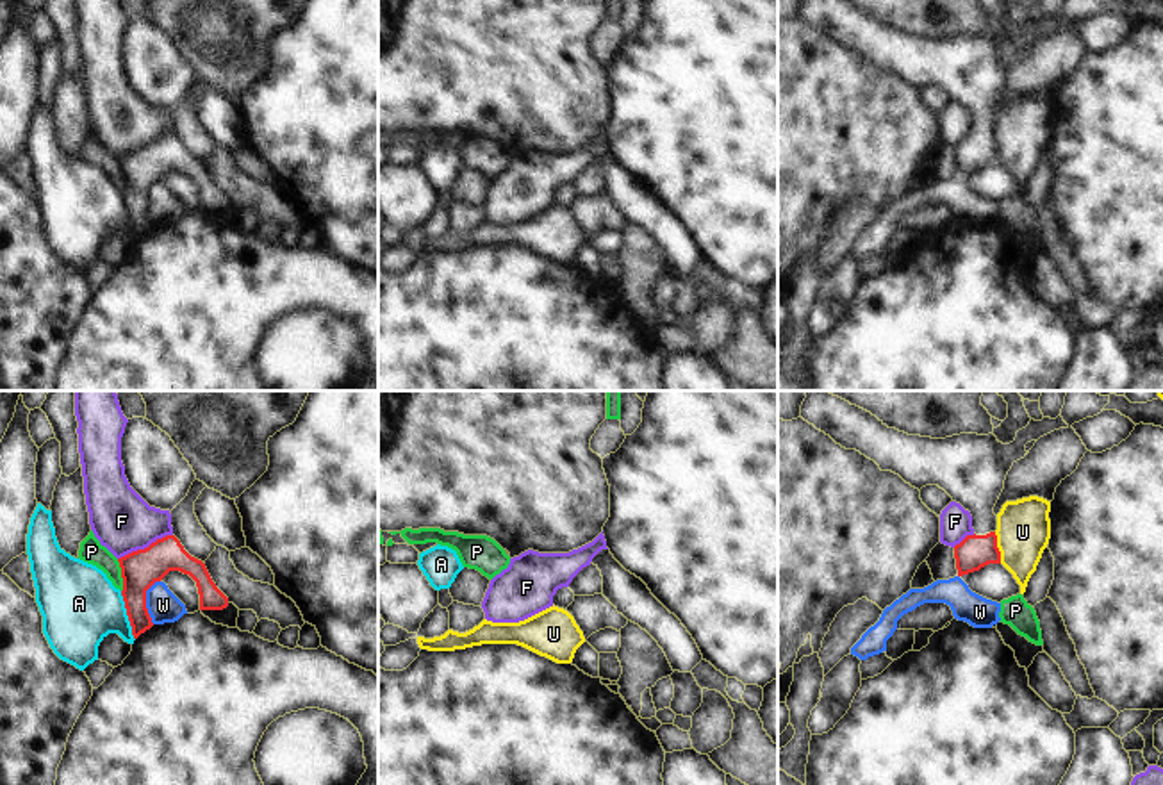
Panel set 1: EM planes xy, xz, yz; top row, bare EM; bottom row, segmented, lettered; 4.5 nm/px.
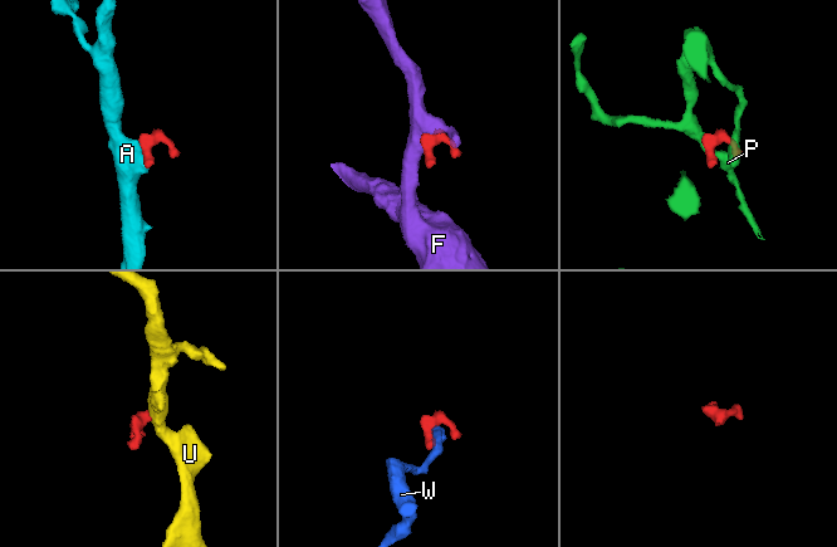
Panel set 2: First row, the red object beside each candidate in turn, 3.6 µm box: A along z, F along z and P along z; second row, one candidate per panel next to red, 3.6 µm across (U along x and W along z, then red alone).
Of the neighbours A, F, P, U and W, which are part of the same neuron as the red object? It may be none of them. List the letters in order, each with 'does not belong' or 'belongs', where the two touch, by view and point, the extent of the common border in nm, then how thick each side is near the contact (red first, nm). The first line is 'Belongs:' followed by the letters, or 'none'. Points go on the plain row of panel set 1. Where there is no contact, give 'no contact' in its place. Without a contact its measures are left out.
Belongs: none
A: does not belong; meets red in xy at (127, 214); contact 240 nm long; 180 nm thick on the red side, 360 nm on the other
F: does not belong; meets red in xy at (145, 148); contact 280 nm long; 180 nm thick on the red side, 280 nm on the other
P: does not belong; meets red in xy at (122, 175); contact 150 nm long; 180 nm thick on the red side, 110 nm on the other
U: does not belong; meets red in yz at (998, 148); contact 150 nm long; 160 nm thick on the red side, 240 nm on the other
W: does not belong; meets red in xy at (145, 202); contact 200 nm long; 180 nm thick on the red side, 150 nm on the other

